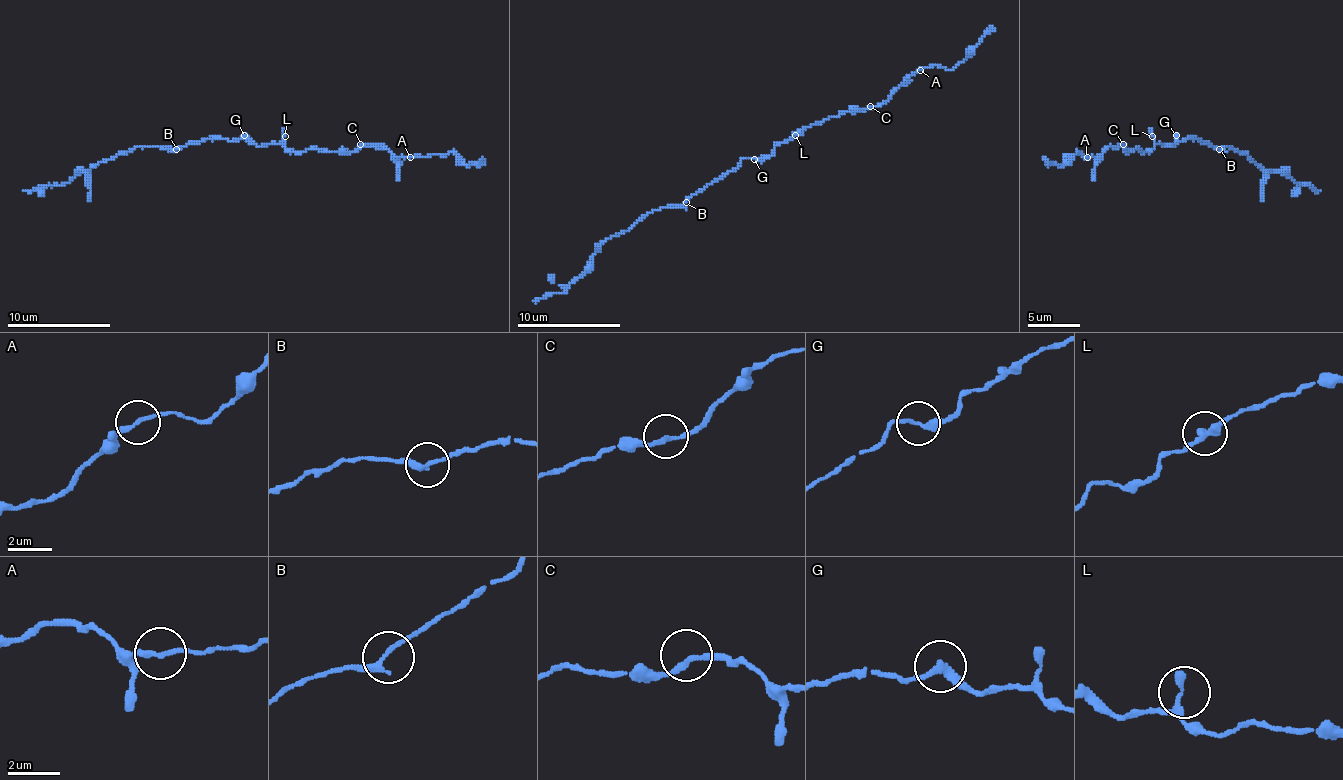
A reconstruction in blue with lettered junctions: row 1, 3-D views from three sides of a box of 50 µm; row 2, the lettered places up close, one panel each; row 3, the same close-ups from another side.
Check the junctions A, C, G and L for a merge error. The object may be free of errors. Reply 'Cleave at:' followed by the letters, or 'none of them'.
Cleave at: none of them

